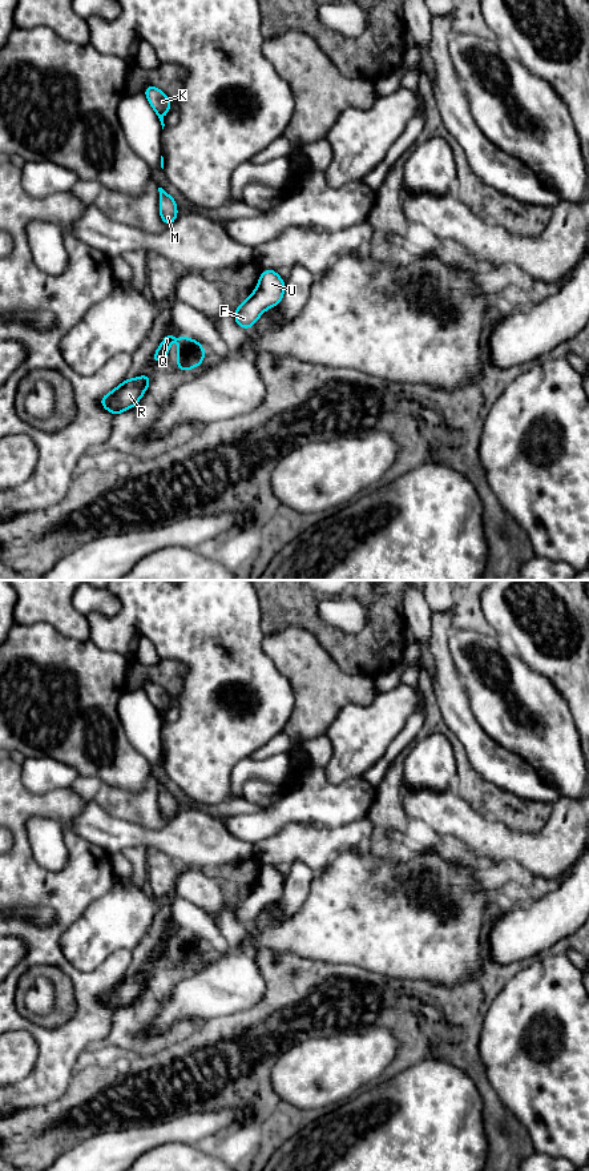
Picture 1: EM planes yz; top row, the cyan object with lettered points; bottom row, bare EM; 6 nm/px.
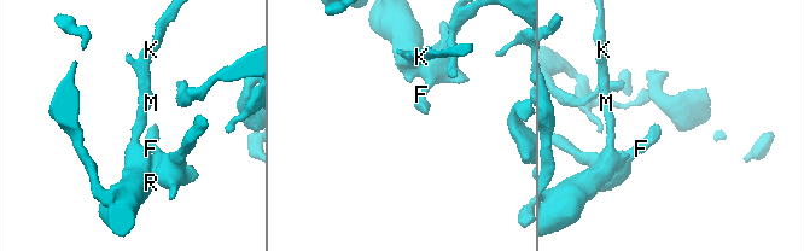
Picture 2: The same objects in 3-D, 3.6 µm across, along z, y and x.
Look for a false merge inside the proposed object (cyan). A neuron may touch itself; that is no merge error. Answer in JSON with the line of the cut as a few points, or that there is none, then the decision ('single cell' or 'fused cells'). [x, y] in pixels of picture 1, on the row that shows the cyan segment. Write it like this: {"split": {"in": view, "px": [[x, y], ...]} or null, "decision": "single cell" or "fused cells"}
{"split": {"in": "yz", "px": [[201, 345], [197, 350], [180, 359]]}, "decision": "fused cells"}

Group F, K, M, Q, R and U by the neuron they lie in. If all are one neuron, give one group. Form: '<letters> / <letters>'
F U / K M Q R

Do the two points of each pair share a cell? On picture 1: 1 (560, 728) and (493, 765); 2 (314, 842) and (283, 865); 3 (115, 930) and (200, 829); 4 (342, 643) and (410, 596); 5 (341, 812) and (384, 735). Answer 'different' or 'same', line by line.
1: different
2: same
3: different
4: different
5: different

